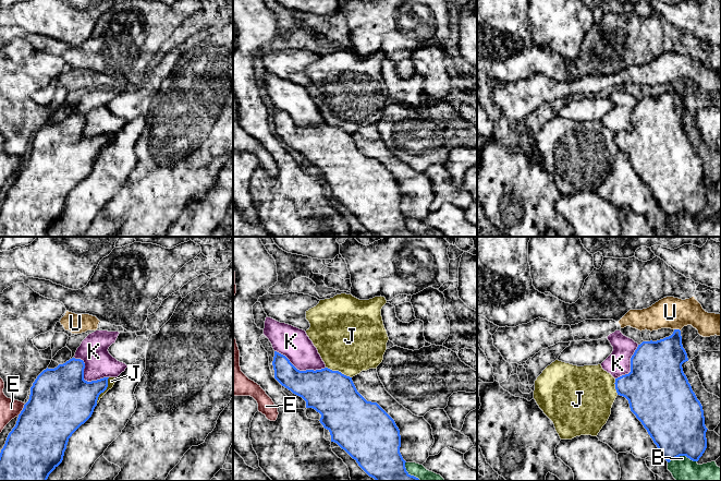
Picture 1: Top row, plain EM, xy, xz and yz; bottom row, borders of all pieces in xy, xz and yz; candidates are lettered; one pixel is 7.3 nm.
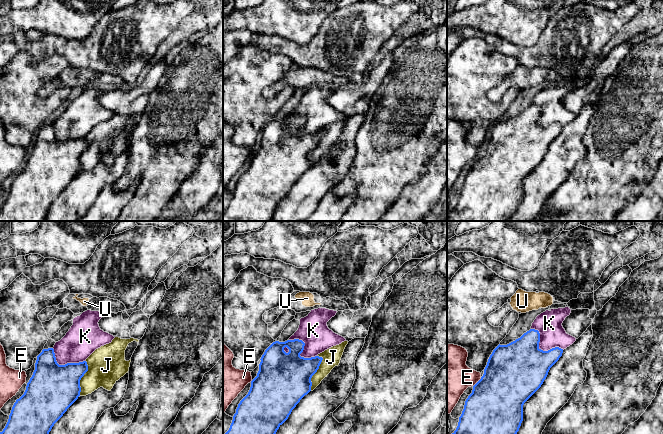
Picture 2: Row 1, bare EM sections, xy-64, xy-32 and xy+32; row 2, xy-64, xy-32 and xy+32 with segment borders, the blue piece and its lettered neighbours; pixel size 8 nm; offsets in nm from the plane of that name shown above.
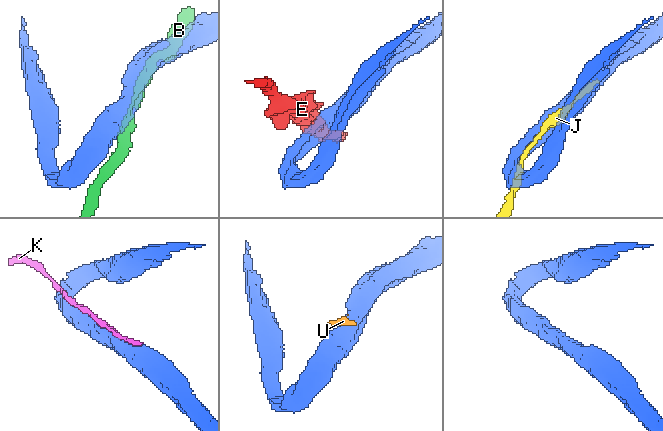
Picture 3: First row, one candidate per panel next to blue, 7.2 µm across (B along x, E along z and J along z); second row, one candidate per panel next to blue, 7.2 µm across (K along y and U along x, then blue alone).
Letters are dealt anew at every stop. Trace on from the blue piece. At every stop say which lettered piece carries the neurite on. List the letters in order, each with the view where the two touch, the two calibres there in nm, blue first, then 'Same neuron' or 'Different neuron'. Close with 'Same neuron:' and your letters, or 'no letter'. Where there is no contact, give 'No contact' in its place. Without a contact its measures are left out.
B: Touches blue in yz. Thickness 420 nm (blue) against 260 nm. Different neuron
E: Touches blue in xy. Thickness 440 nm (blue) against 140 nm. Different neuron
J: Touches blue in xy. Thickness 360 nm (blue) against 60 nm. Different neuron
K: Touches blue in xy. Thickness 460 nm (blue) against 220 nm. Same neuron
U: Touches blue in yz. Thickness 280 nm (blue) against 240 nm. Different neuron
Same neuron: K

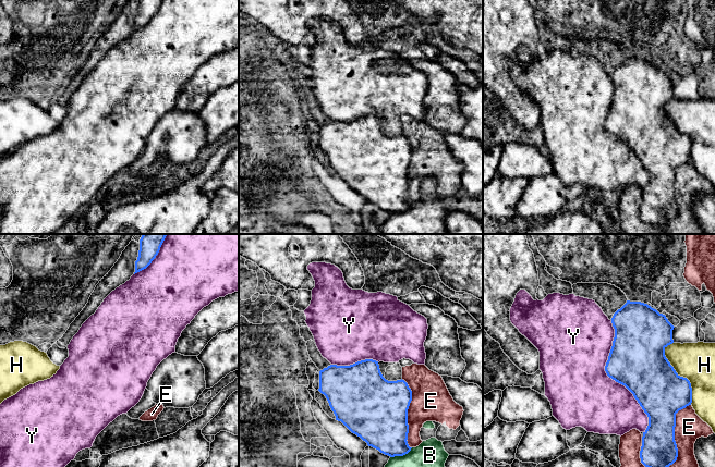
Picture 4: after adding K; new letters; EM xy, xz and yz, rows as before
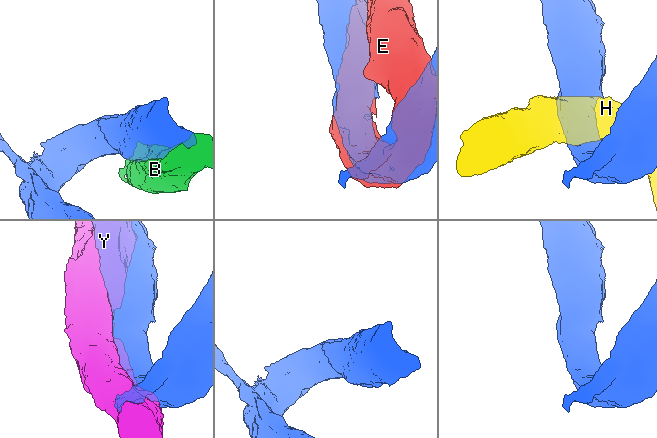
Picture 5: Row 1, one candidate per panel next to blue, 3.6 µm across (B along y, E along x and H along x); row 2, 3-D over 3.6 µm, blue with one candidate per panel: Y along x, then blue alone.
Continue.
B: Touches blue in xz. Thickness 340 nm (blue) against 400 nm. Different neuron
E: Touches blue in yz. Thickness 260 nm (blue) against 260 nm. Different neuron
H: Touches blue in yz. Thickness 360 nm (blue) against 280 nm. Different neuron
Y: Touches blue in yz. Thickness 420 nm (blue) against 460 nm. Different neuron
Same neuron: no letter

